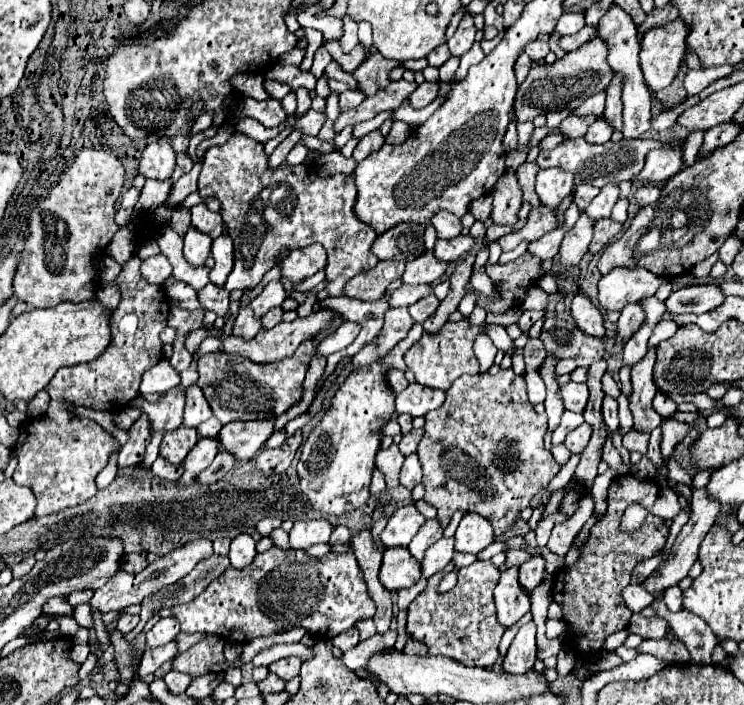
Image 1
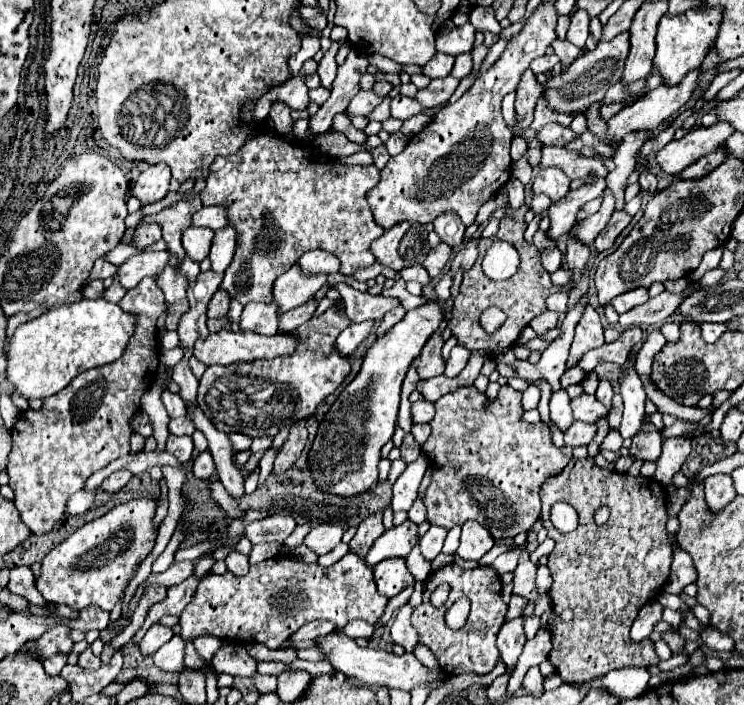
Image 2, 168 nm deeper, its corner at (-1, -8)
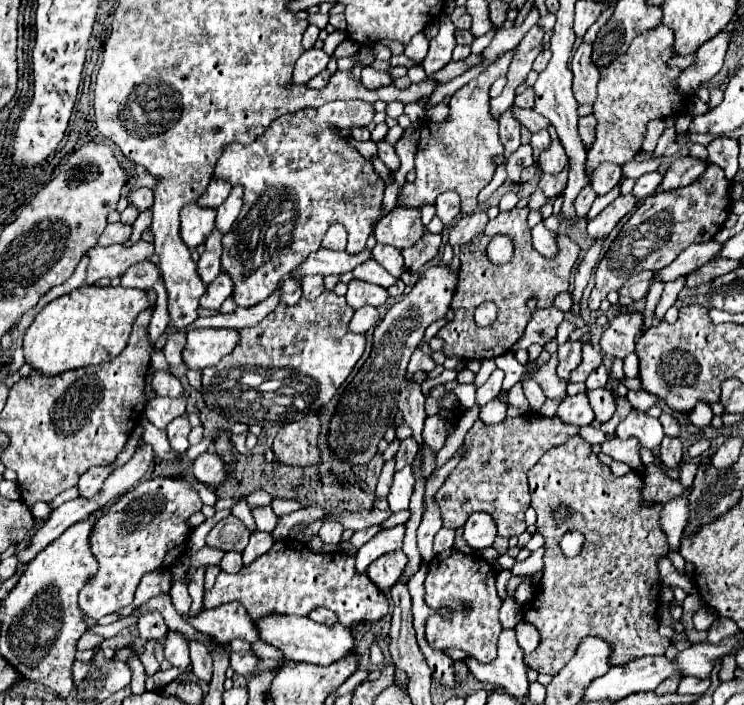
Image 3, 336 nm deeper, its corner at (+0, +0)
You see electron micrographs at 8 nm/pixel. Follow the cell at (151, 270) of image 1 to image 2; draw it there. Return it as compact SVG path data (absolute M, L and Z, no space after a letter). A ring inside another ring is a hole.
M141 252L139 256L129 258L123 266L119 266L117 276L123 288L135 288L141 278L157 276L167 266L167 252Z

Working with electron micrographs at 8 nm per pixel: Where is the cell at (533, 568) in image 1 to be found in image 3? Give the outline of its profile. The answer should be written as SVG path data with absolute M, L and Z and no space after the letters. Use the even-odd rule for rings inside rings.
M506 598L502 602L502 608L500 608L500 624L502 628L514 628L518 622L522 622L522 604L516 602L516 598Z

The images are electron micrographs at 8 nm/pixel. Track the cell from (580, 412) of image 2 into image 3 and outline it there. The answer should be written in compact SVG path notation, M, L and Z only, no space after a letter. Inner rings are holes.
M598 388L598 390L590 390L588 398L590 398L592 410L594 410L594 420L596 422L604 424L604 422L608 422L614 416L616 400L614 400L612 392L608 392L604 388Z

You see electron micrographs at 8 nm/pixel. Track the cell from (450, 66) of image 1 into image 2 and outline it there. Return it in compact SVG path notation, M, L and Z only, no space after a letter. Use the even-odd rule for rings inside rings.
M471 54L465 56L457 56L455 58L455 66L451 70L451 76L455 76L457 80L463 80L469 72L473 70L473 62L471 62Z

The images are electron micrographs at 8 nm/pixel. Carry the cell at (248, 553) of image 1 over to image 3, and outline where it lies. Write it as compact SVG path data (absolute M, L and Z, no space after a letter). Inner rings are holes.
M226 552L224 558L220 560L220 570L228 574L236 574L242 568L242 554L240 552Z

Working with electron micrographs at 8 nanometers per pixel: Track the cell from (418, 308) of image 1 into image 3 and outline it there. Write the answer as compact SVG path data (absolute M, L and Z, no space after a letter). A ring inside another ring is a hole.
M370 258L364 264L356 266L352 272L354 272L354 278L364 280L364 282L372 282L372 284L378 284L382 288L388 288L388 286L392 286L396 282L396 278L392 274L388 274L380 264L376 264L374 258Z

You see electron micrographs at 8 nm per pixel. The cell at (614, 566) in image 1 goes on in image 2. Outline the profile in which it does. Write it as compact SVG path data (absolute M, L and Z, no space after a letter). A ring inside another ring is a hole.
M581 460L581 462L569 462L565 470L553 478L549 478L541 488L541 520L547 528L549 538L553 538L555 550L549 554L549 570L553 576L553 588L549 592L553 600L553 610L561 614L563 610L571 608L573 618L569 622L557 622L553 636L553 648L549 652L549 662L557 668L559 676L565 682L585 682L597 676L603 676L609 670L621 670L631 666L655 666L659 662L653 642L649 640L649 654L643 648L643 642L631 642L629 630L633 624L633 618L637 618L637 612L645 602L655 598L655 594L663 588L663 584L669 578L669 566L671 566L671 544L667 538L665 522L667 522L667 492L657 480L645 478L645 476L631 476L631 474L619 474L609 468L595 466L593 460ZM555 502L567 502L571 504L579 514L579 526L575 532L561 534L553 522L551 522L551 506ZM599 506L609 506L611 516L607 524L597 526L593 522L593 512Z

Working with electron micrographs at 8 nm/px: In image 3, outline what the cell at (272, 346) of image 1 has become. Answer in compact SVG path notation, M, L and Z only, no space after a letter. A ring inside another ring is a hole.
M194 328L186 332L186 346L182 350L184 366L194 370L204 370L216 366L236 346L236 330L212 330L212 328Z

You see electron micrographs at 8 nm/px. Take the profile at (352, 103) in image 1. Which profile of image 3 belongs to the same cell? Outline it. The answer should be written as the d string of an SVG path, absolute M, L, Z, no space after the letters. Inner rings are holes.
M366 66L366 68L362 70L360 80L362 80L362 84L364 84L366 88L370 88L370 90L376 90L376 88L382 88L382 86L388 86L388 84L394 82L388 72L380 72L380 70L374 70L374 68L370 68L370 66Z

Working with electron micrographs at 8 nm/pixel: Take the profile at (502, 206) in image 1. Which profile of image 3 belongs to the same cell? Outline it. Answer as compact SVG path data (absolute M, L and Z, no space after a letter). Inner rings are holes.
M514 208L508 212L500 212L498 218L490 220L476 238L472 238L468 244L462 246L458 286L450 302L450 308L454 310L454 318L436 334L436 338L444 340L442 352L446 356L460 356L466 360L486 360L486 358L496 358L496 356L506 354L522 338L526 324L532 318L532 310L526 306L526 300L530 296L536 296L538 308L550 308L554 304L554 296L568 290L570 272L580 256L580 246L572 242L568 236L558 234L556 258L544 258L532 246L530 228L526 224L528 212L530 212L528 208ZM498 234L508 236L514 244L514 255L511 261L502 266L492 264L486 254L490 240ZM482 302L494 302L498 306L496 322L486 328L476 326L472 318L474 310Z

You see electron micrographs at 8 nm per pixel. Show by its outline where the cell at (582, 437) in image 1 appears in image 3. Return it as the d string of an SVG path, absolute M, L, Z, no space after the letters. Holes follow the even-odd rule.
M586 392L576 396L566 396L564 402L558 406L558 416L574 426L588 426L594 420L594 416Z

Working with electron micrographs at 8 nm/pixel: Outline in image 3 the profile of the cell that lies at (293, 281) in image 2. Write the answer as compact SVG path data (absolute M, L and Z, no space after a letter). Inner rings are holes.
M320 248L318 252L312 252L312 256L308 256L308 260L304 260L304 264L300 264L294 272L296 272L296 280L300 280L300 276L306 274L344 274L354 270L358 264L362 264L364 260L372 258L372 252L362 250L358 254L348 254L346 250L328 250L328 248Z

